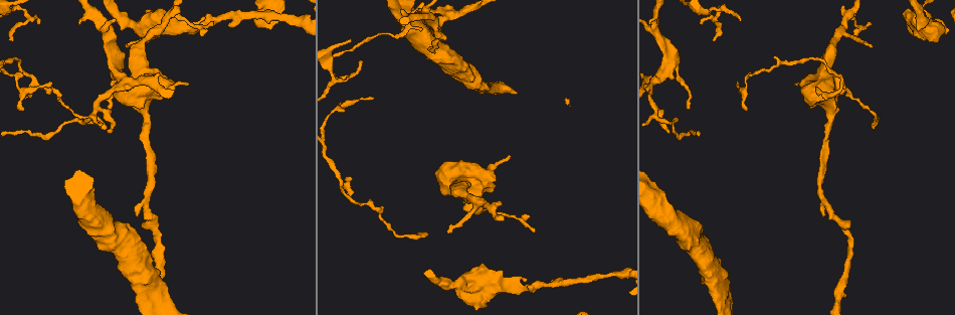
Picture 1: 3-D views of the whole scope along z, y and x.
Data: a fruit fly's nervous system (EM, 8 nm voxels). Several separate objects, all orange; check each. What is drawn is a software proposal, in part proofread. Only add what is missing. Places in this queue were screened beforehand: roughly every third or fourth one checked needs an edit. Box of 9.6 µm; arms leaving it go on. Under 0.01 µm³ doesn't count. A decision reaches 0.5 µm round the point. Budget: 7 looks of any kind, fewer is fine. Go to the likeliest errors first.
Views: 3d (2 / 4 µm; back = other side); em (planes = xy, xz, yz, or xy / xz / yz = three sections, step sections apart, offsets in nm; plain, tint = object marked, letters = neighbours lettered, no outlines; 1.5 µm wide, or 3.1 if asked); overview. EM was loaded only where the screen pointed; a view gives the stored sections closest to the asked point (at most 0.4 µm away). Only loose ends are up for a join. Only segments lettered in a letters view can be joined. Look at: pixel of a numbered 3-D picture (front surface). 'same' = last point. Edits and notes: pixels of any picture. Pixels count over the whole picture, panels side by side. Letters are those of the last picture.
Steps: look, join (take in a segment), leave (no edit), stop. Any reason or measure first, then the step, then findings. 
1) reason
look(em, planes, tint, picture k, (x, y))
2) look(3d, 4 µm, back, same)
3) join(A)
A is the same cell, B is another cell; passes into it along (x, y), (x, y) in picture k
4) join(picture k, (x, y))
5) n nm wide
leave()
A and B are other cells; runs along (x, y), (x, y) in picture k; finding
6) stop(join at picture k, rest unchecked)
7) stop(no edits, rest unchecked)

free end
look(3d, 2 µm, picture 1, (509, 154))

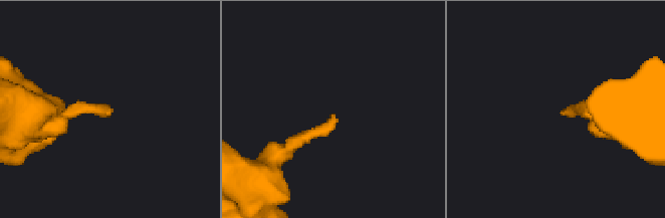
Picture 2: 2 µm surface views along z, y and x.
now the EM
look(em, xz, step 8, letters, picture 2, (336, 121))

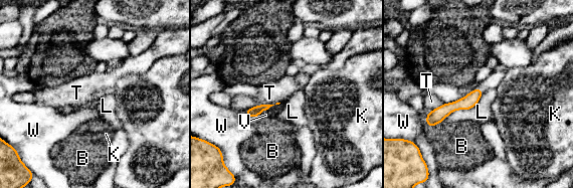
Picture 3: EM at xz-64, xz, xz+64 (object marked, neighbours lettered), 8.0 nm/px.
another direction
look(em, planes, letters, same)

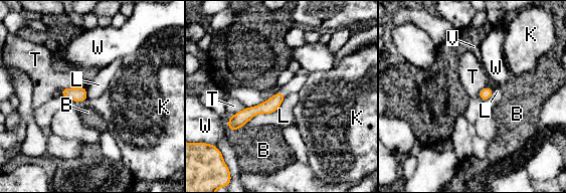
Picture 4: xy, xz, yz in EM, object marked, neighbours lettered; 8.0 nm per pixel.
90 nm wide
leave()
B, K, L, T, V and W are other cells; runs along (280, 95), (231, 128) in picture 4; none of them fits

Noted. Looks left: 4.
branch stops here
look(em, planes, letters, picture 1, (714, 39))

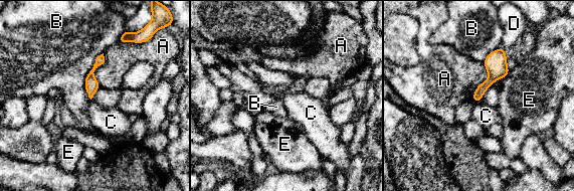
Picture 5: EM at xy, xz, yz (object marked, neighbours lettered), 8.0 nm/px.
B touches over 400 nm
leave()
A, B, C, D and E are other cells; border along (480, 101), (475, 103) in picture 5; no lettered segment goes on from it

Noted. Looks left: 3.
tapers out
look(em, xy, step 8, tint, picture 1, (50, 85))

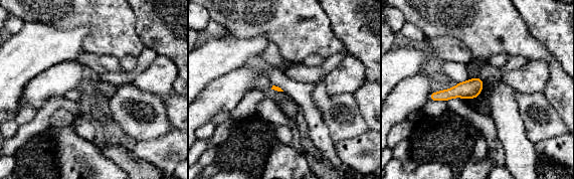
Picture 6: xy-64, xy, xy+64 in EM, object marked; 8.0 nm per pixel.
cut it another way
look(em, planes, letters, same)

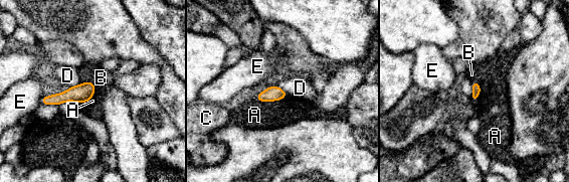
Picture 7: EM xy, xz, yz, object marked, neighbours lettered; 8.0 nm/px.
leave()
A, B, C, D and E are other cells; border along (288, 96), (272, 101), (255, 101) in picture 7; no lettered segment goes on from it

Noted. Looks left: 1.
stop(no edits, rest unchecked)

